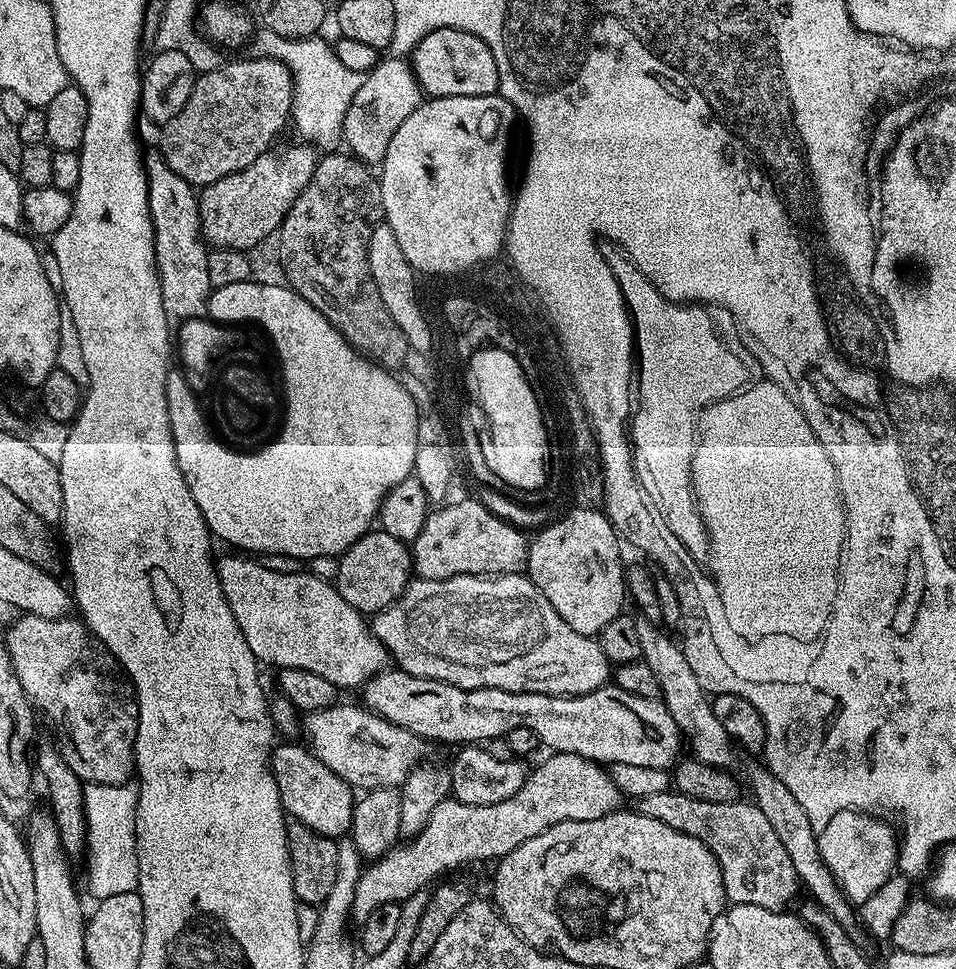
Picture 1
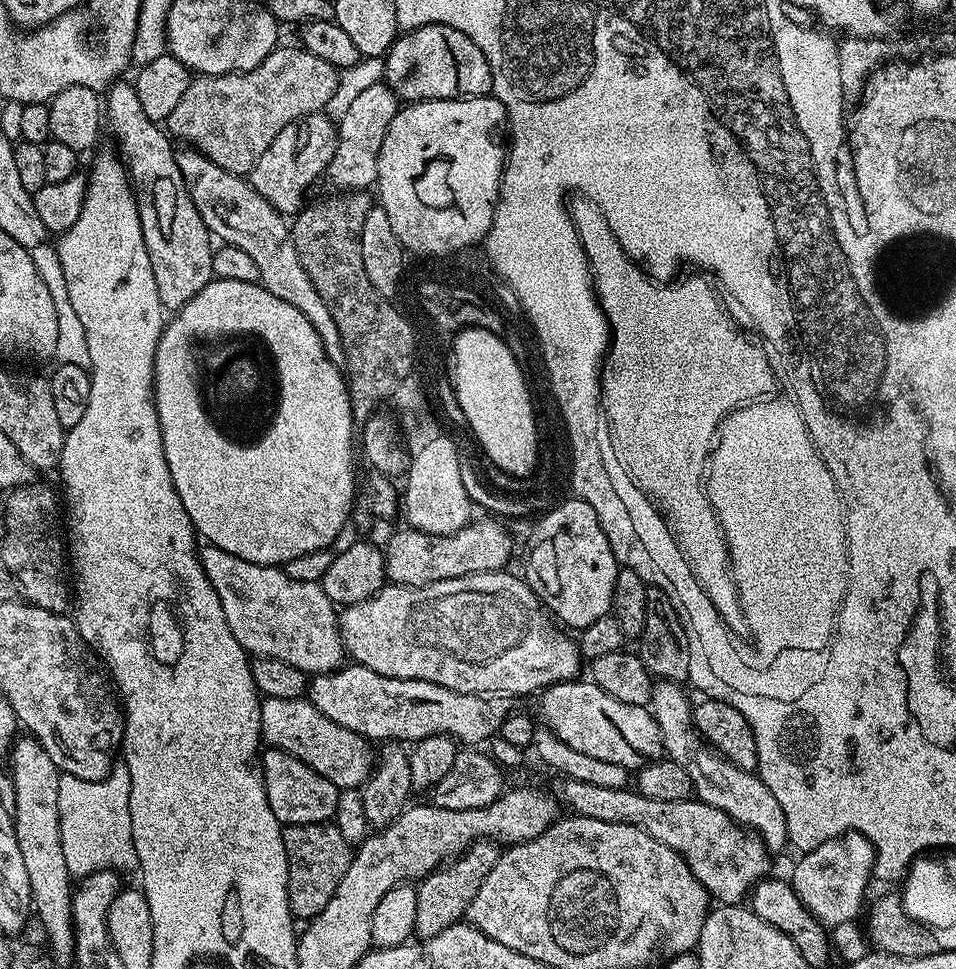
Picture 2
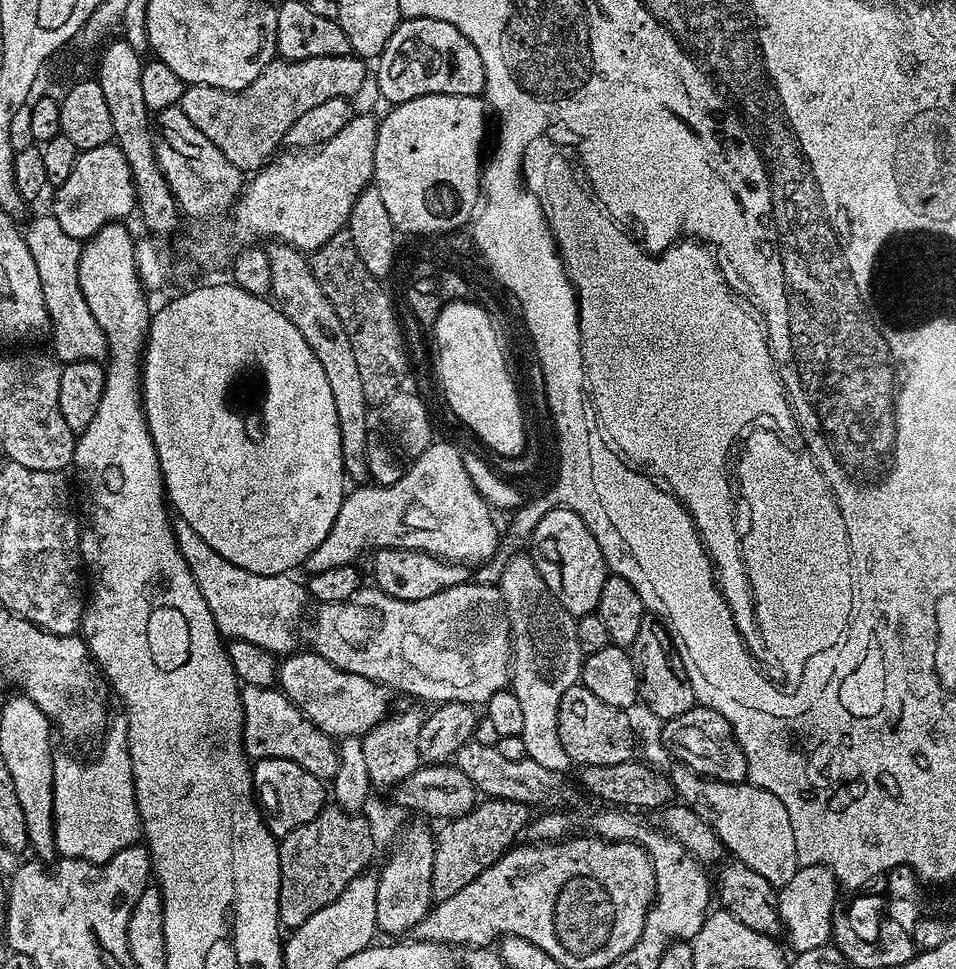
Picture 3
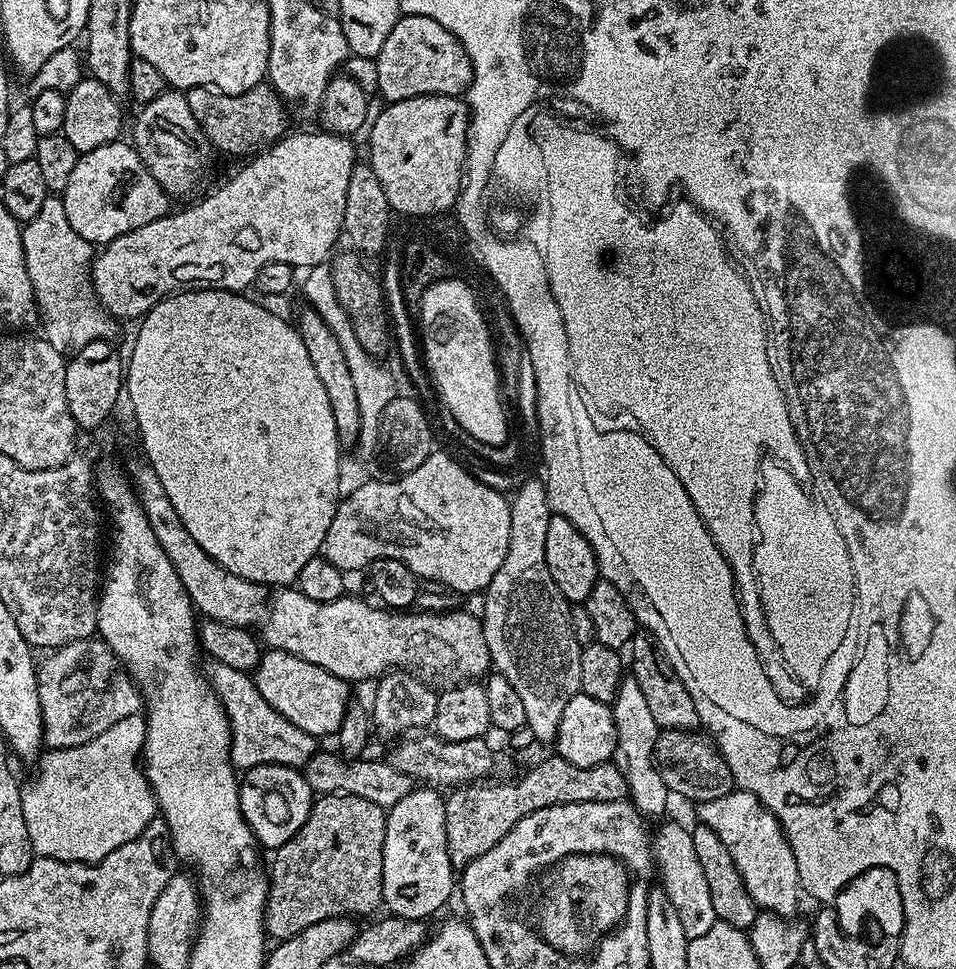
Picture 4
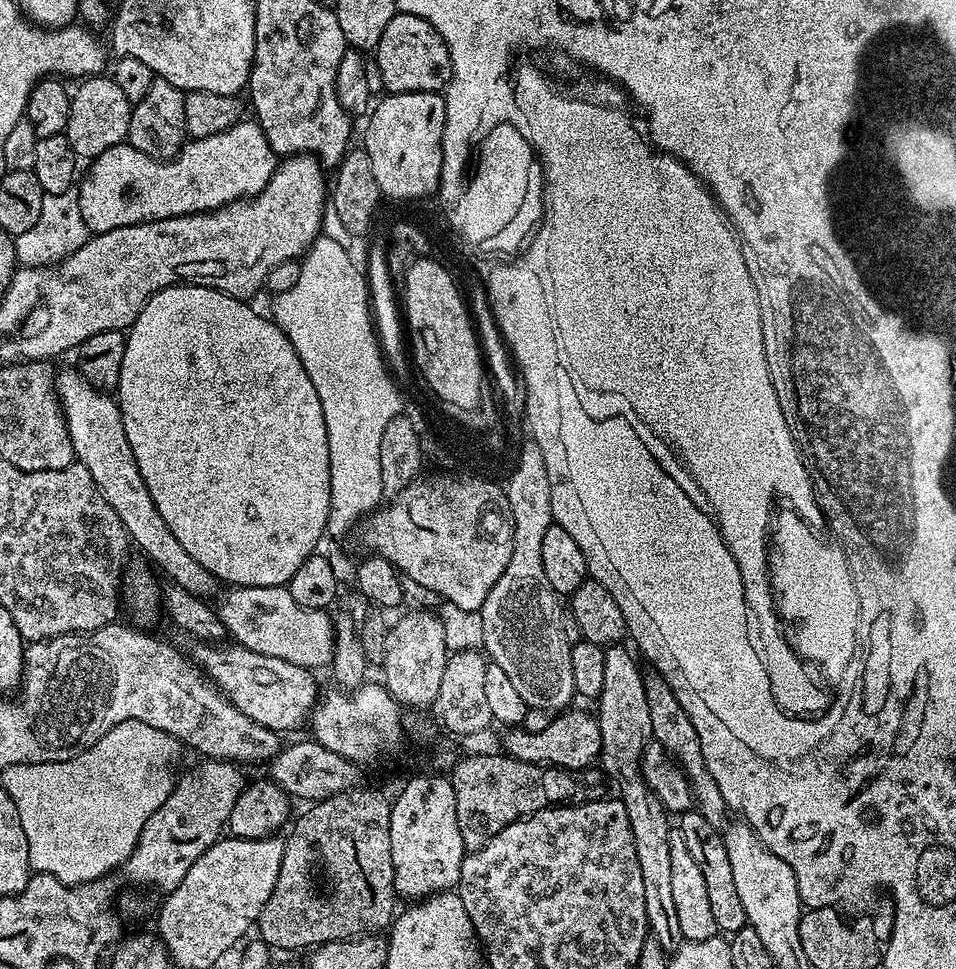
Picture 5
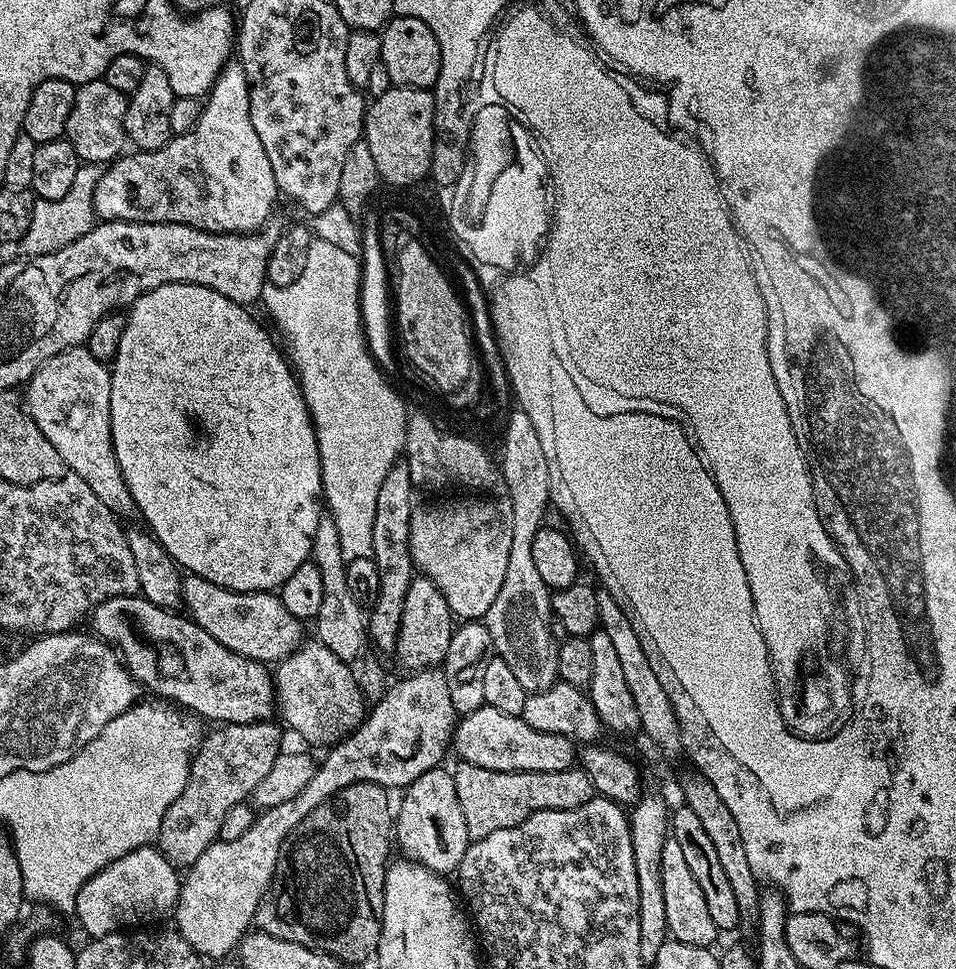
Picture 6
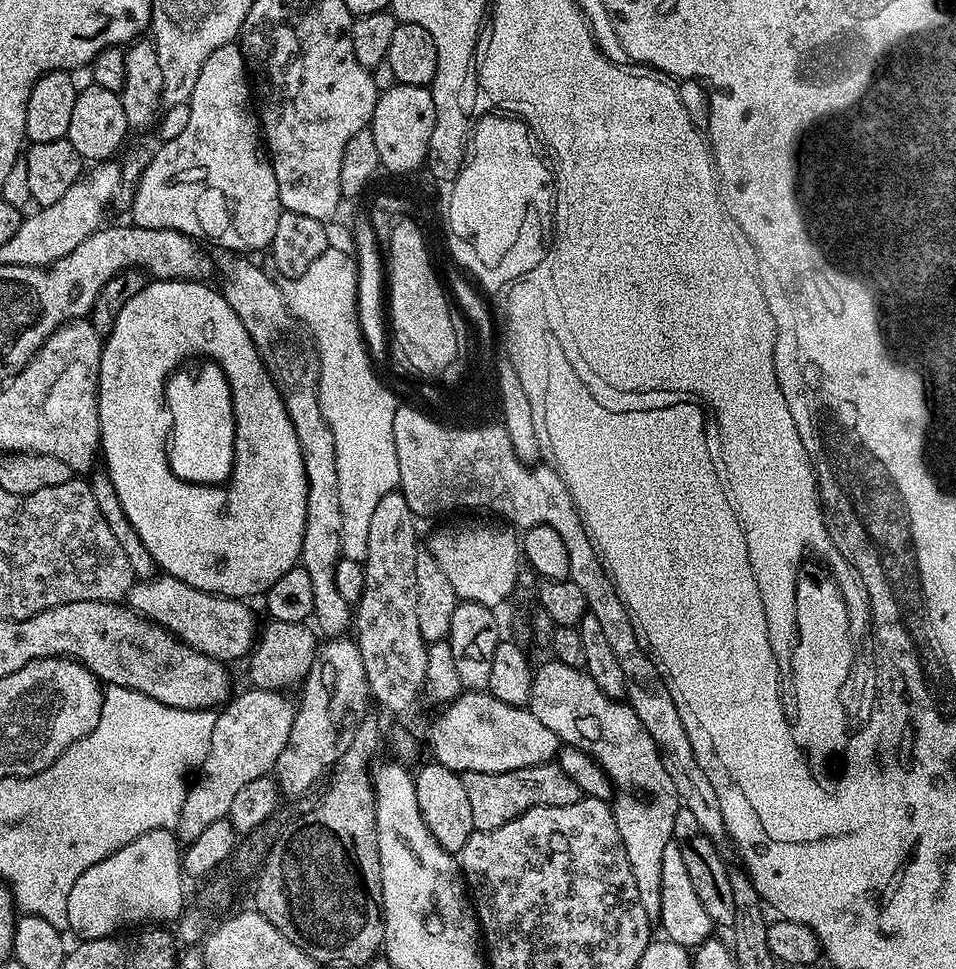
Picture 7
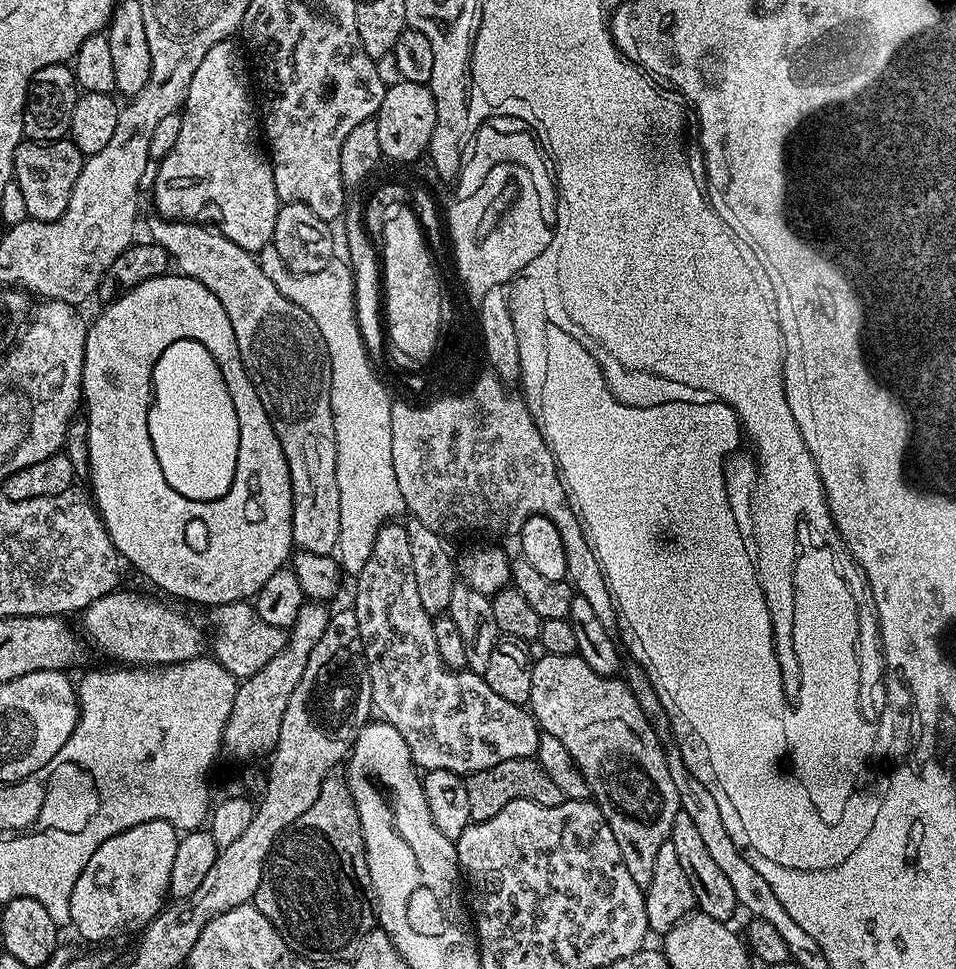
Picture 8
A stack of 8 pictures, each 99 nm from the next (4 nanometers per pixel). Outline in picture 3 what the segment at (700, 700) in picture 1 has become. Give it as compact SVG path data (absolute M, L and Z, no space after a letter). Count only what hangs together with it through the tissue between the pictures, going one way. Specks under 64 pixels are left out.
M679 762L671 766L673 793L716 831L721 845L727 851L729 848L739 863L757 874L762 874L762 878L766 878L766 882L770 882L776 890L783 888L786 882L790 882L790 878L794 878L798 867L794 826L790 826L790 814L777 796L770 794L770 790L754 786L751 782L718 782L699 776Z

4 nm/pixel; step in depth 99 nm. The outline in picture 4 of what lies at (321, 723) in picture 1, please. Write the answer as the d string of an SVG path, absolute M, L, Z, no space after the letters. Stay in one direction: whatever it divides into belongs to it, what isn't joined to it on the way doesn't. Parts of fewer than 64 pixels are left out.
M213 659L203 665L202 671L209 688L220 699L224 713L228 715L228 725L232 731L232 763L237 769L247 770L263 764L285 764L291 768L303 769L310 758L318 751L317 737L306 734L306 730L298 730L294 722L290 722L262 698L256 689L256 681L249 673L224 666Z

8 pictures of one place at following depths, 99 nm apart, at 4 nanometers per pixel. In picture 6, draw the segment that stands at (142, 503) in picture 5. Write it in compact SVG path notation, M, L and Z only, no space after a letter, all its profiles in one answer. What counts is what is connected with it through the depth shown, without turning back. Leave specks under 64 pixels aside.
M88 347L67 348L62 354L50 358L26 385L28 391L28 405L26 411L32 421L50 438L50 446L62 454L66 462L68 472L71 475L82 478L98 499L102 506L106 506L117 517L133 515L136 512L136 504L132 500L130 490L126 486L126 478L120 473L118 458L114 454L112 445L112 423L110 422L110 386L112 385L112 374L109 365L105 361L94 358Z

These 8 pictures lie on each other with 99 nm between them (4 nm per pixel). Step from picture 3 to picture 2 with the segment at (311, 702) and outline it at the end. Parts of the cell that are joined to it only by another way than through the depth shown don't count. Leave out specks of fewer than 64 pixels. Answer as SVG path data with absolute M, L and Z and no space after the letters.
M355 662L345 663L334 672L313 675L306 696L315 708L330 718L330 722L338 722L338 726L346 726L346 730L354 730L370 742L415 742L431 736L451 736L461 745L480 746L499 733L502 722L514 708L513 701L504 694L455 692L434 682L386 678L386 674L378 674Z

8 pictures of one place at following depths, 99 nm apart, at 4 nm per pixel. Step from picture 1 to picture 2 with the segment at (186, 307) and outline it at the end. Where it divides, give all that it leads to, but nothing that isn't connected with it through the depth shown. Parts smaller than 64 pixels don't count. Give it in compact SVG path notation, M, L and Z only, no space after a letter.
M120 78L112 84L103 97L102 108L106 113L107 127L108 124L112 127L120 143L118 155L128 174L128 182L132 185L138 206L142 238L146 242L146 254L150 254L158 298L165 310L175 314L214 278L214 237L208 231L206 222L202 222L202 214L198 214L186 190L182 170L178 170L176 161L177 149L172 148L173 141L169 133L146 115L146 110L142 110L142 102L138 102L135 83L128 81L127 84L126 81Z

